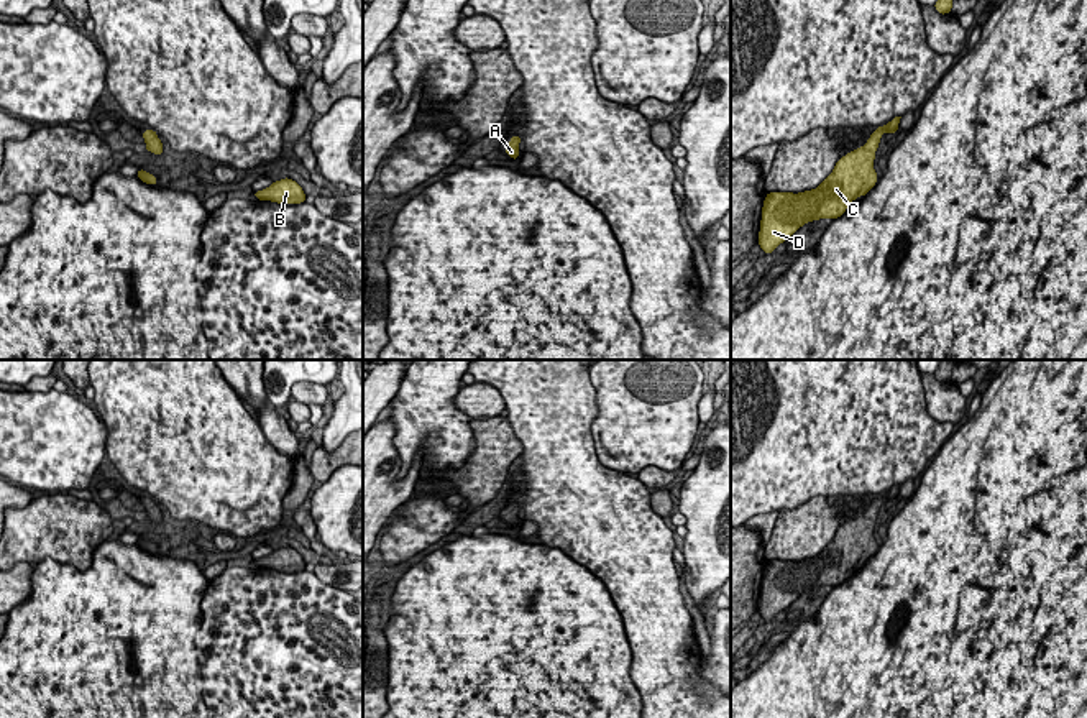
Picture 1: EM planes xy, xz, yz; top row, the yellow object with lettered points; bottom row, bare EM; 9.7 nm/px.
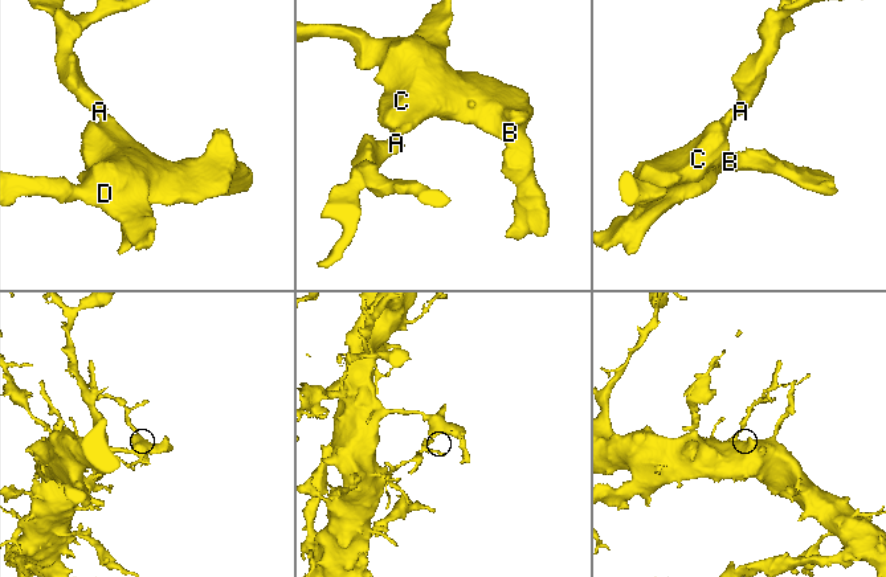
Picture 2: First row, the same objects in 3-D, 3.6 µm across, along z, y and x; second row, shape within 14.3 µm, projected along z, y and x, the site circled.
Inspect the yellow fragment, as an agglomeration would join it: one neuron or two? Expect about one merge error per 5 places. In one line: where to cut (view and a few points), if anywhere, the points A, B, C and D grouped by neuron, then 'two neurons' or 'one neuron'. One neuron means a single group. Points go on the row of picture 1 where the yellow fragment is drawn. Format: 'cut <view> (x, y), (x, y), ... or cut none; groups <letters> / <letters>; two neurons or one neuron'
cut none; groups A B C D; one neuron

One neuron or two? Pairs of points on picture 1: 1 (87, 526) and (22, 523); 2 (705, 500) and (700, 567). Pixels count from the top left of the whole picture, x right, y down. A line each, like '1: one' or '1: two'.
1: one
2: one

